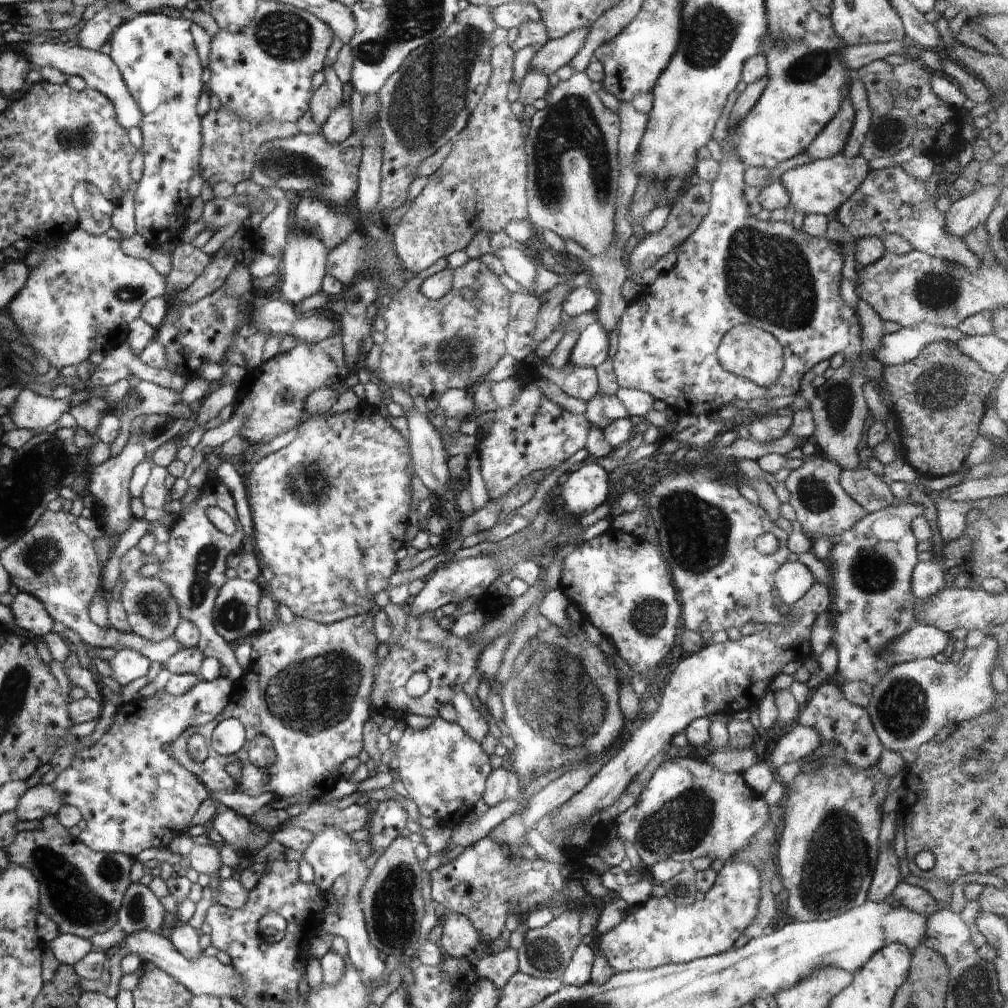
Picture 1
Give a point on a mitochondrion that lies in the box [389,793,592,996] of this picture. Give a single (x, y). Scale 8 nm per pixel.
(544, 954)

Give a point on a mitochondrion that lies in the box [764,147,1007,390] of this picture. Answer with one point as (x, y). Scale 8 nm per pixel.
(937, 290)

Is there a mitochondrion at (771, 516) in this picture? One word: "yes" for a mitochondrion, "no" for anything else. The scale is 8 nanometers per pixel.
no

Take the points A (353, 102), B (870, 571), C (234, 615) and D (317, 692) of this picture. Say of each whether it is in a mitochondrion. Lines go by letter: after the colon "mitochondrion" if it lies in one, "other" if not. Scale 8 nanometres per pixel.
A: other
B: mitochondrion
C: mitochondrion
D: mitochondrion

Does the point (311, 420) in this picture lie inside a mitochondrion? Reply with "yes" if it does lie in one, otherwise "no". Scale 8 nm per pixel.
no

